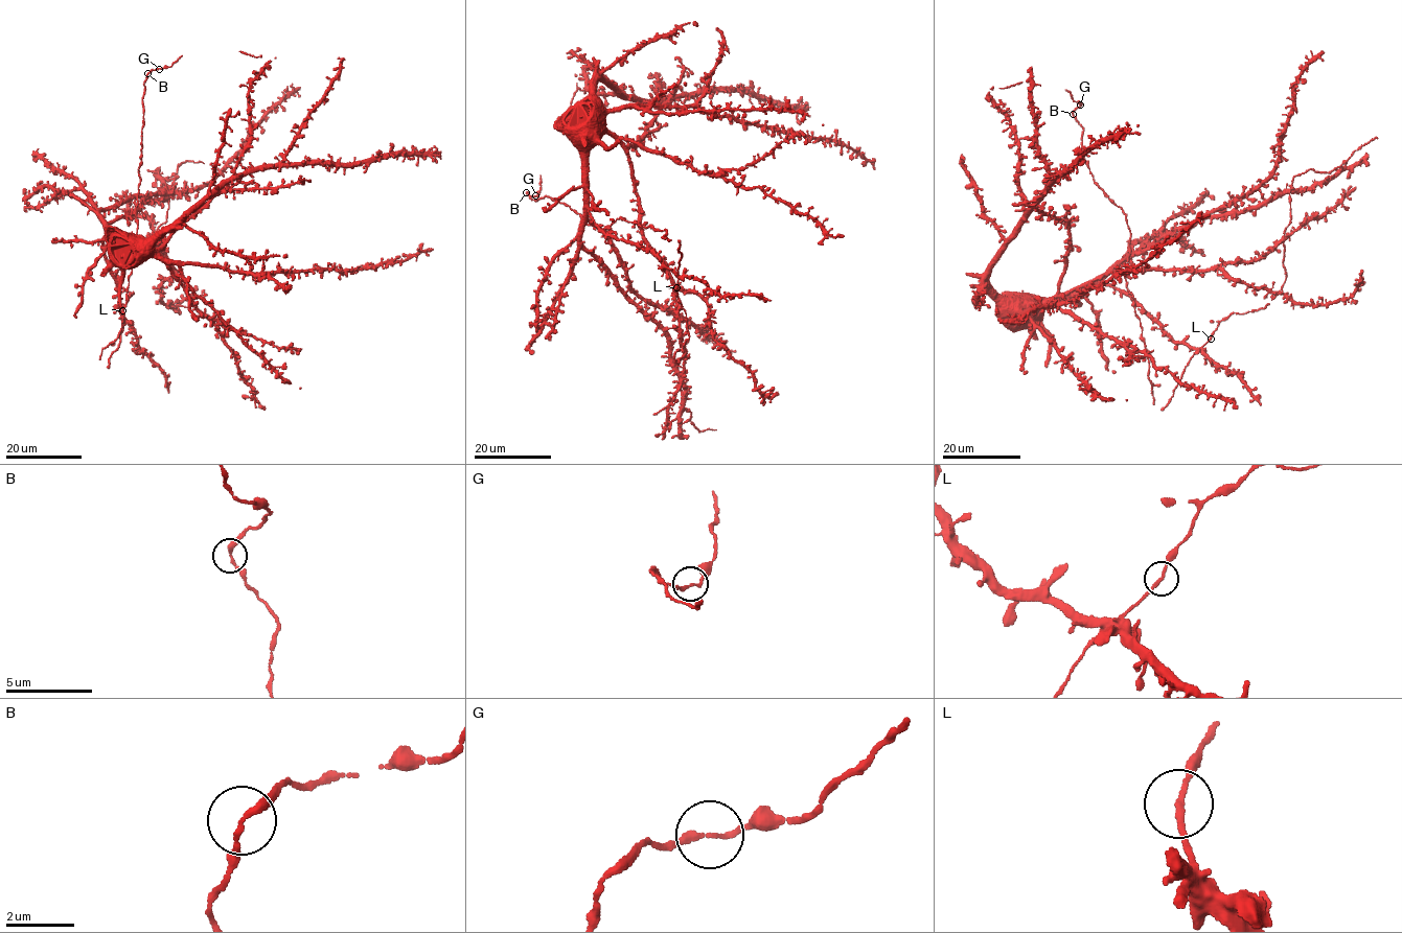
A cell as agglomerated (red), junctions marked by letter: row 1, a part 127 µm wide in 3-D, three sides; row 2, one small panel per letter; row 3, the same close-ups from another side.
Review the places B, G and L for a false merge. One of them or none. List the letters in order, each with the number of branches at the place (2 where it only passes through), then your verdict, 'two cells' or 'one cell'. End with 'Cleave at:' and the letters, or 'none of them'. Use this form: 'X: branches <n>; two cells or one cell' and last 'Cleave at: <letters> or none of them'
B: branches 2; one cell
G: branches 2; one cell
L: branches 2; one cell
Cleave at: none of them

